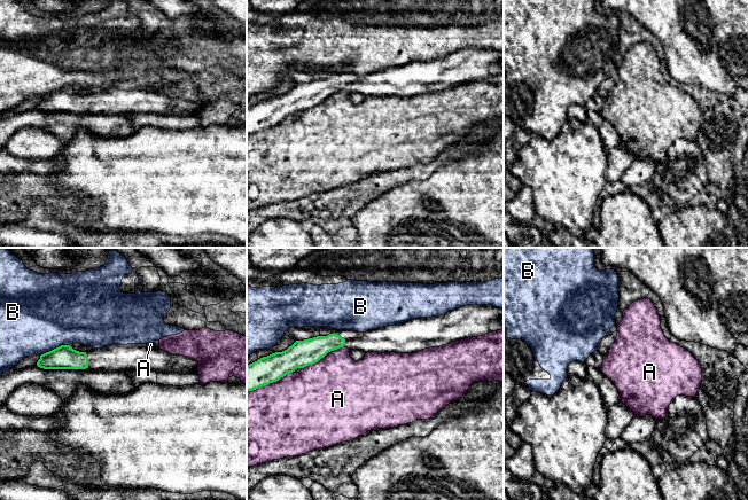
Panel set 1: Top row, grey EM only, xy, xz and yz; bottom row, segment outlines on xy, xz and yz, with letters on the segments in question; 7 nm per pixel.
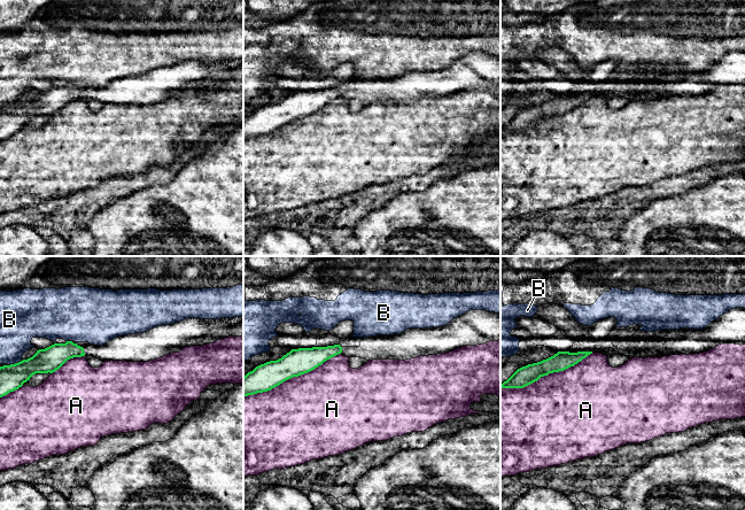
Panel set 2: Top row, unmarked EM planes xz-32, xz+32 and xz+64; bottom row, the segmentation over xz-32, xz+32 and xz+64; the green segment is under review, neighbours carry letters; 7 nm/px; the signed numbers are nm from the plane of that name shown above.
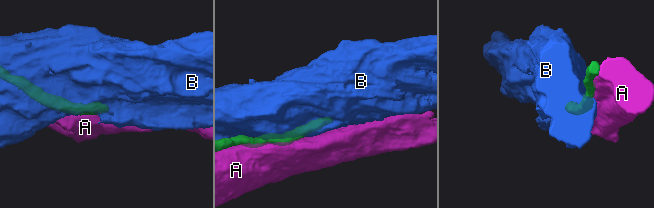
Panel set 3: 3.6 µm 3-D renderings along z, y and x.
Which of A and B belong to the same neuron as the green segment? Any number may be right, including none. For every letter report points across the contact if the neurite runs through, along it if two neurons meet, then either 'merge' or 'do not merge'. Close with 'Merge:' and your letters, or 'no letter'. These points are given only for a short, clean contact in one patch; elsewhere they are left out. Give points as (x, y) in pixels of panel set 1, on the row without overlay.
A: do not merge
B: do not merge
Merge: no letter

